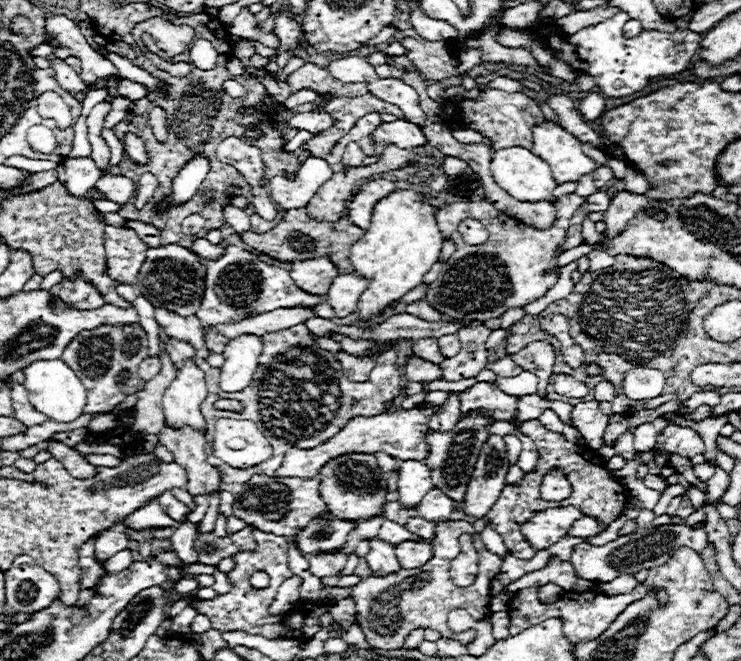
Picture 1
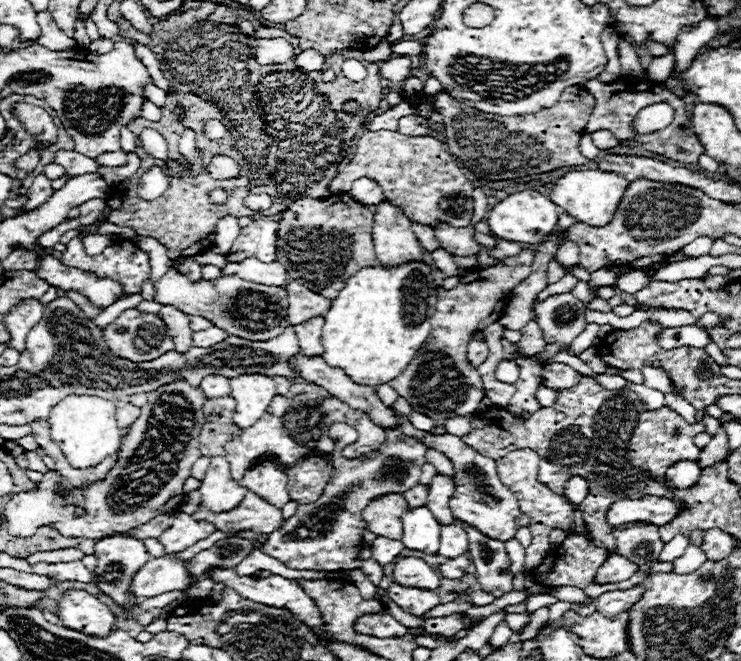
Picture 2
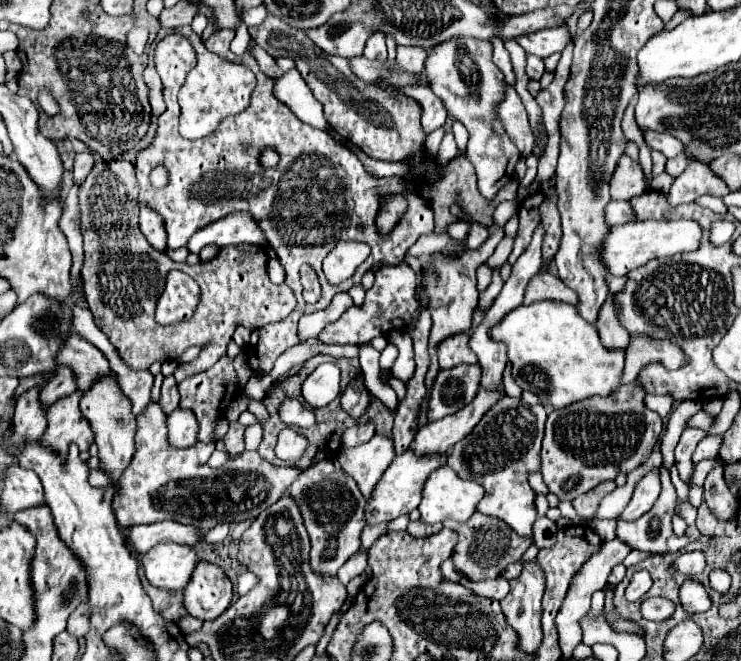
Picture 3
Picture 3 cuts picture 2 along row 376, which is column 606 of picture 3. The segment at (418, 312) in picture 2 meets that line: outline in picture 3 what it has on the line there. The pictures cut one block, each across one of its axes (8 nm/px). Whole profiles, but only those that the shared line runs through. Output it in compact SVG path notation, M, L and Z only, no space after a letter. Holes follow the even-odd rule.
M546 300L518 306L502 322L492 326L490 338L508 346L508 360L516 384L552 408L562 408L590 396L610 396L620 386L624 352L606 350L600 344L596 326L588 324L572 304Z

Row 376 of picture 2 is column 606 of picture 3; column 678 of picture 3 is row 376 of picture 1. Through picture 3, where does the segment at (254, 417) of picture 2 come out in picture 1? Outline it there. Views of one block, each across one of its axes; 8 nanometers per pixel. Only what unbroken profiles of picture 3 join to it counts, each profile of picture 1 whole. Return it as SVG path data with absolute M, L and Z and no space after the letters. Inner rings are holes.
M242 334L232 338L222 356L224 366L220 368L220 388L224 392L238 392L244 390L258 368L258 356L262 352L262 342L254 334Z

